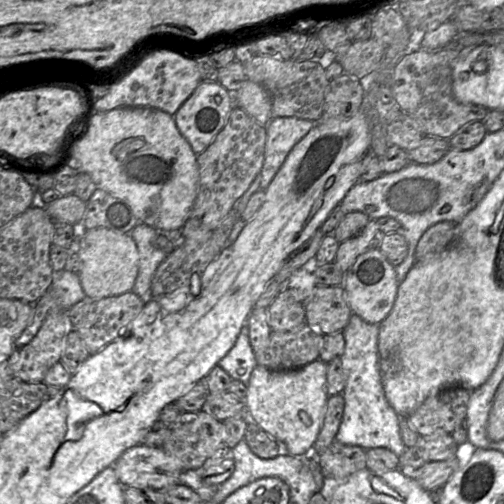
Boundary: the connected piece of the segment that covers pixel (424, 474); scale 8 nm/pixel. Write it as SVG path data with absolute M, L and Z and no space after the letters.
M456 457L445 461L426 463L416 469L400 469L404 474L414 479L424 490L445 485L452 474L459 468Z

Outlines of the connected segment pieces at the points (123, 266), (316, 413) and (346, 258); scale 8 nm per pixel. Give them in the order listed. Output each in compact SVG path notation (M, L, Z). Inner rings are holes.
M94 228L83 232L79 239L81 287L94 300L119 296L133 289L139 268L139 255L130 234L107 228Z
M317 359L301 368L270 370L257 365L251 373L245 398L245 407L251 418L281 446L281 454L310 455L320 432L329 395L326 391L327 363Z
M370 220L357 235L339 243L334 263L341 272L346 273L356 259L370 249L371 241L378 232L376 221Z

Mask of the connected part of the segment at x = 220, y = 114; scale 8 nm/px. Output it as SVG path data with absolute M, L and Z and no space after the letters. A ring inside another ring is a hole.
M201 81L173 118L180 134L188 142L192 151L199 155L212 143L224 127L234 106L233 95L220 83Z

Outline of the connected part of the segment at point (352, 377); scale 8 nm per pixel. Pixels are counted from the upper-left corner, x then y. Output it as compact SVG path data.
M352 313L347 326L342 331L345 349L340 359L346 372L346 385L342 392L344 413L336 441L365 450L387 448L400 457L406 450L400 433L400 416L385 397L379 369L378 336L379 326L365 322Z

